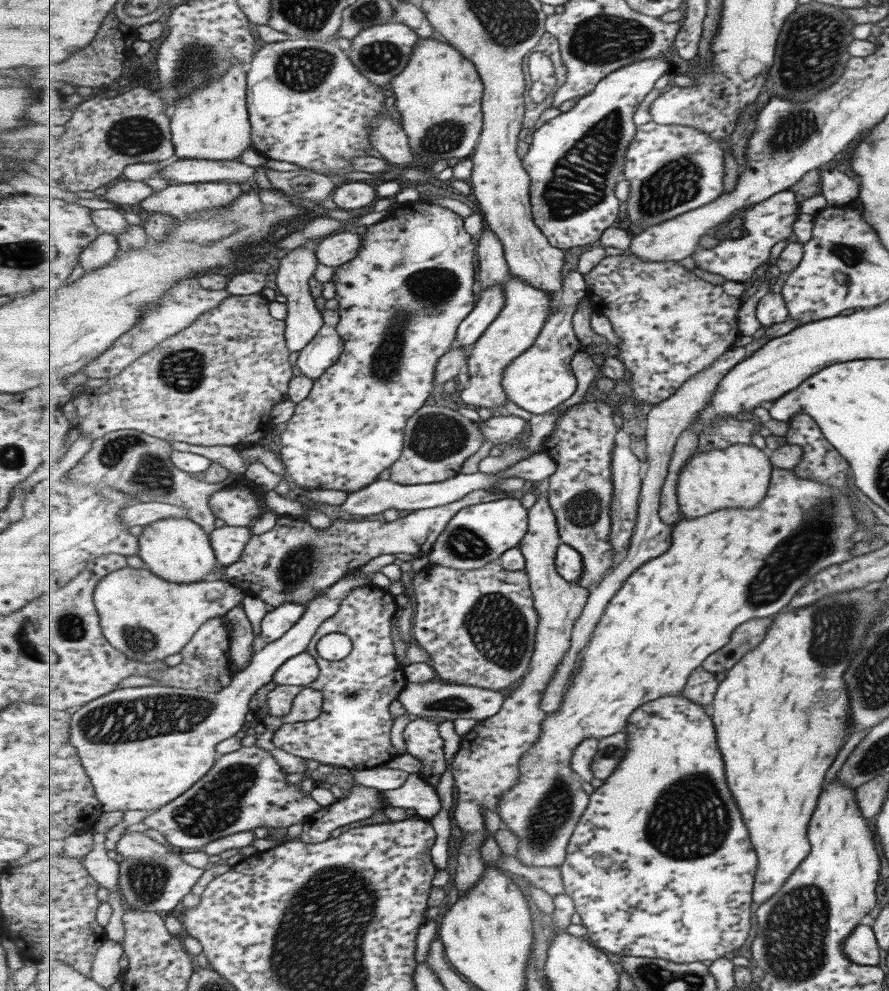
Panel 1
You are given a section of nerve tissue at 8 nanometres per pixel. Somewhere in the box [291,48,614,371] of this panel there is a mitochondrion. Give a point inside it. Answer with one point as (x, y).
(440, 140)

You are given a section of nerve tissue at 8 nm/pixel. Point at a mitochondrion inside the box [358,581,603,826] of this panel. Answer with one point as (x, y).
(495, 625)

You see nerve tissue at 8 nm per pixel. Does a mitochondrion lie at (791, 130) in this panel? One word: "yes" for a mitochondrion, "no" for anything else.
yes

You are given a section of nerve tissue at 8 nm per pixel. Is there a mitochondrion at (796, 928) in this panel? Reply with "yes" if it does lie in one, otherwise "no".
yes

